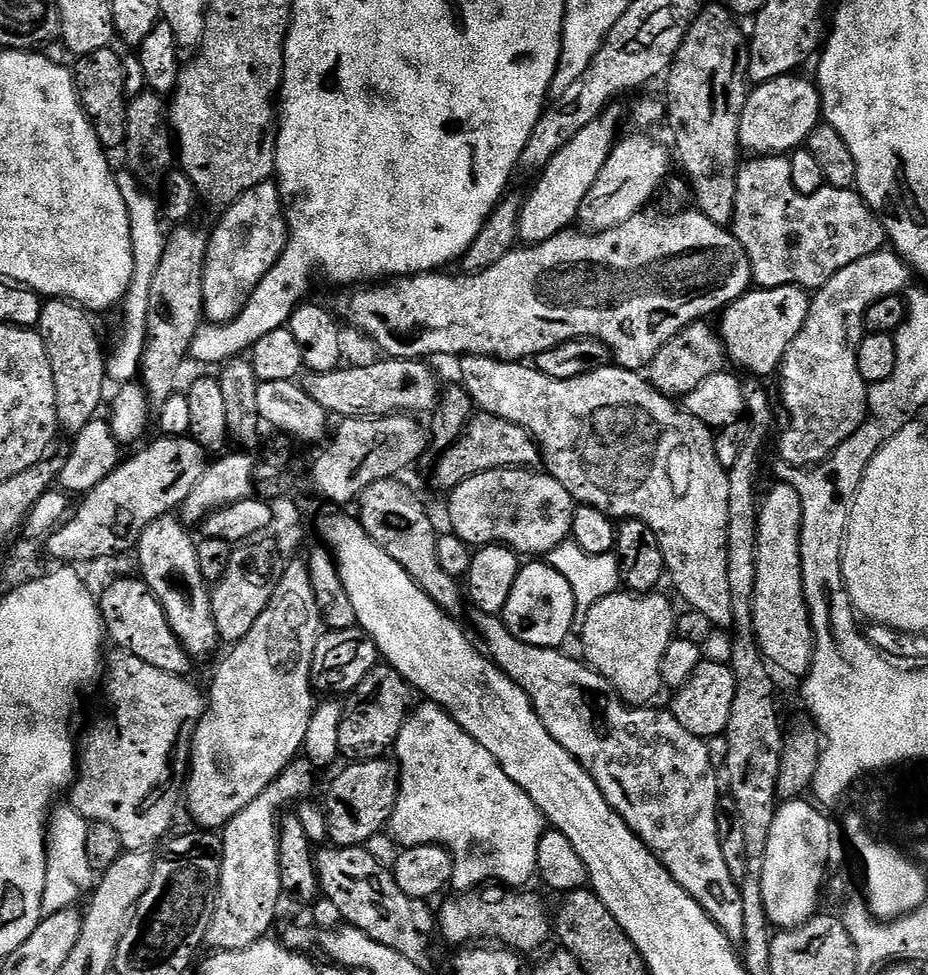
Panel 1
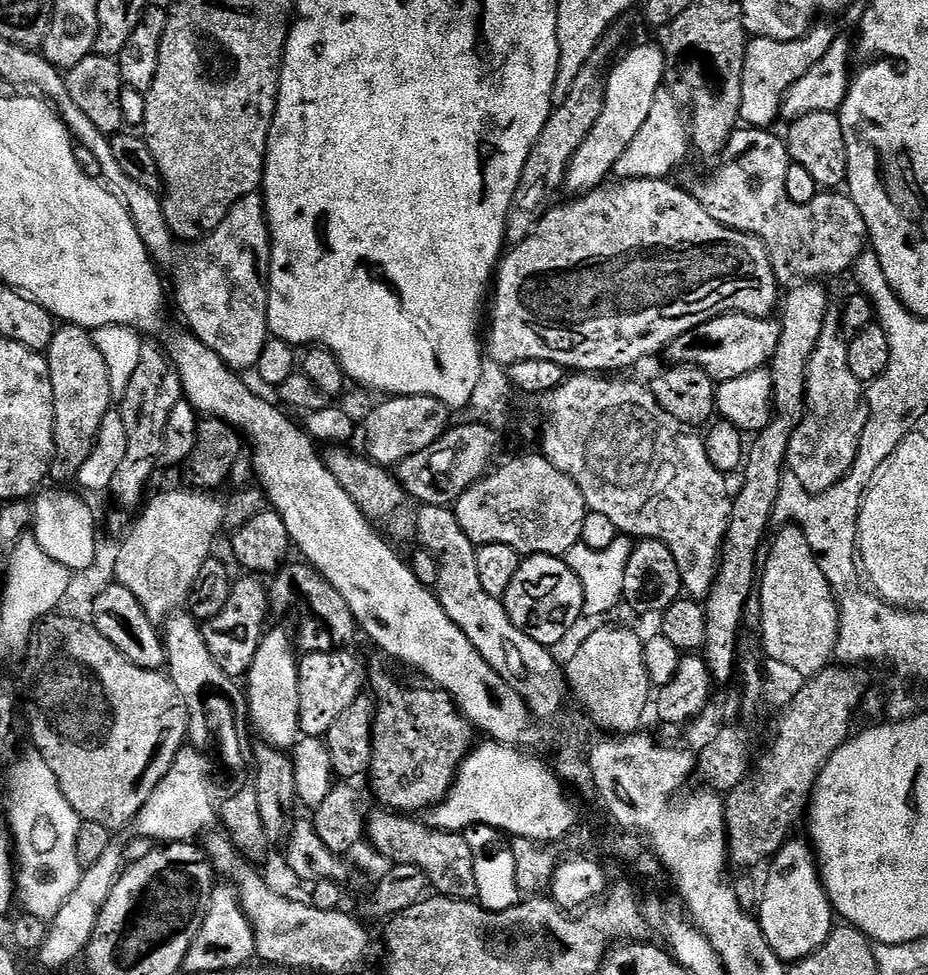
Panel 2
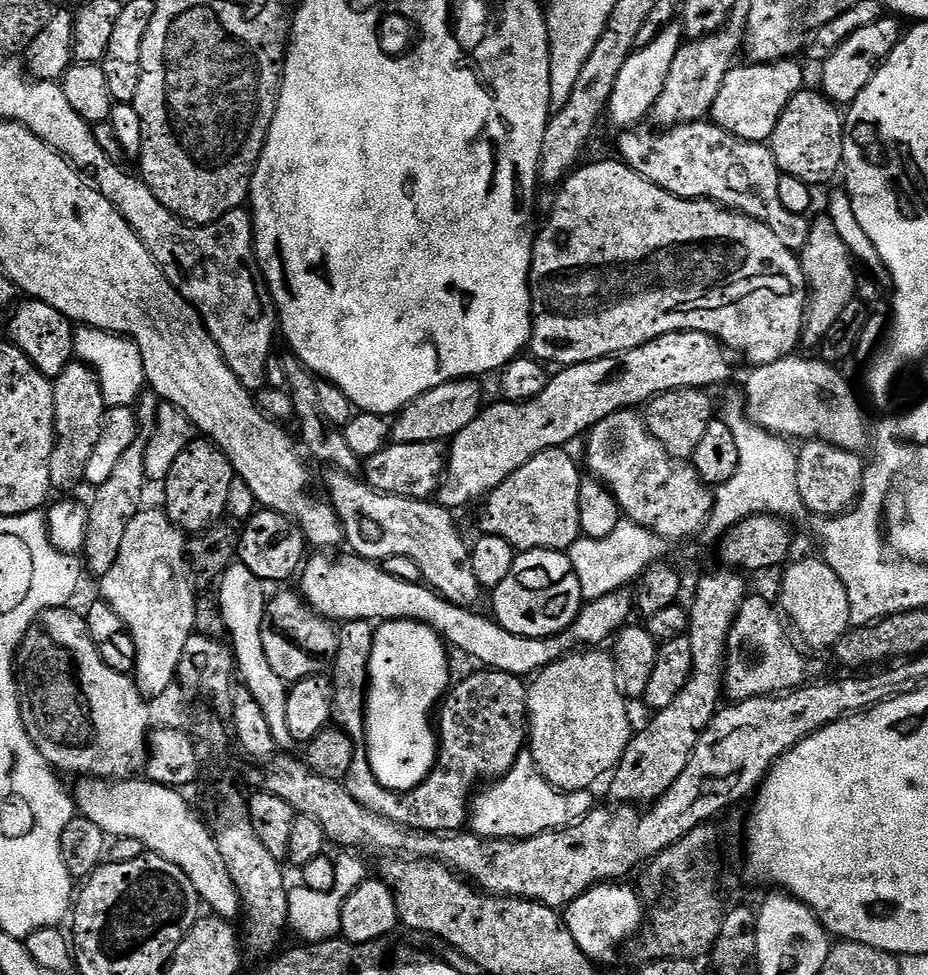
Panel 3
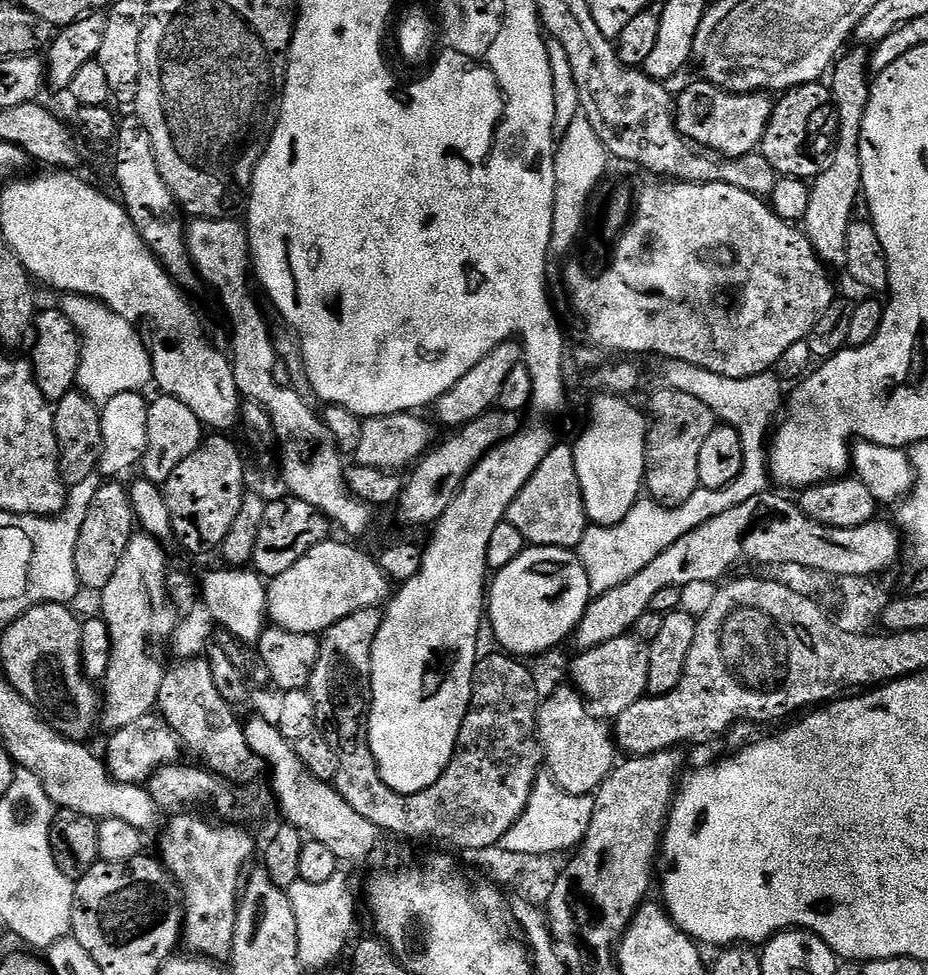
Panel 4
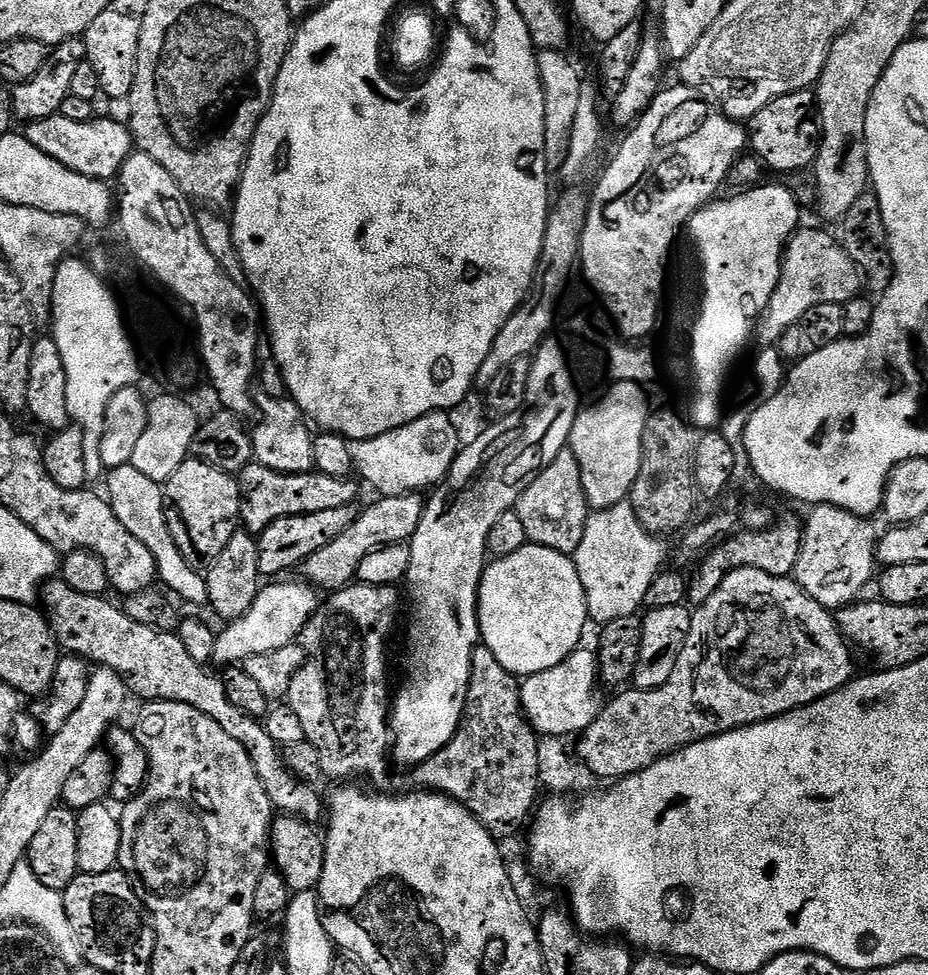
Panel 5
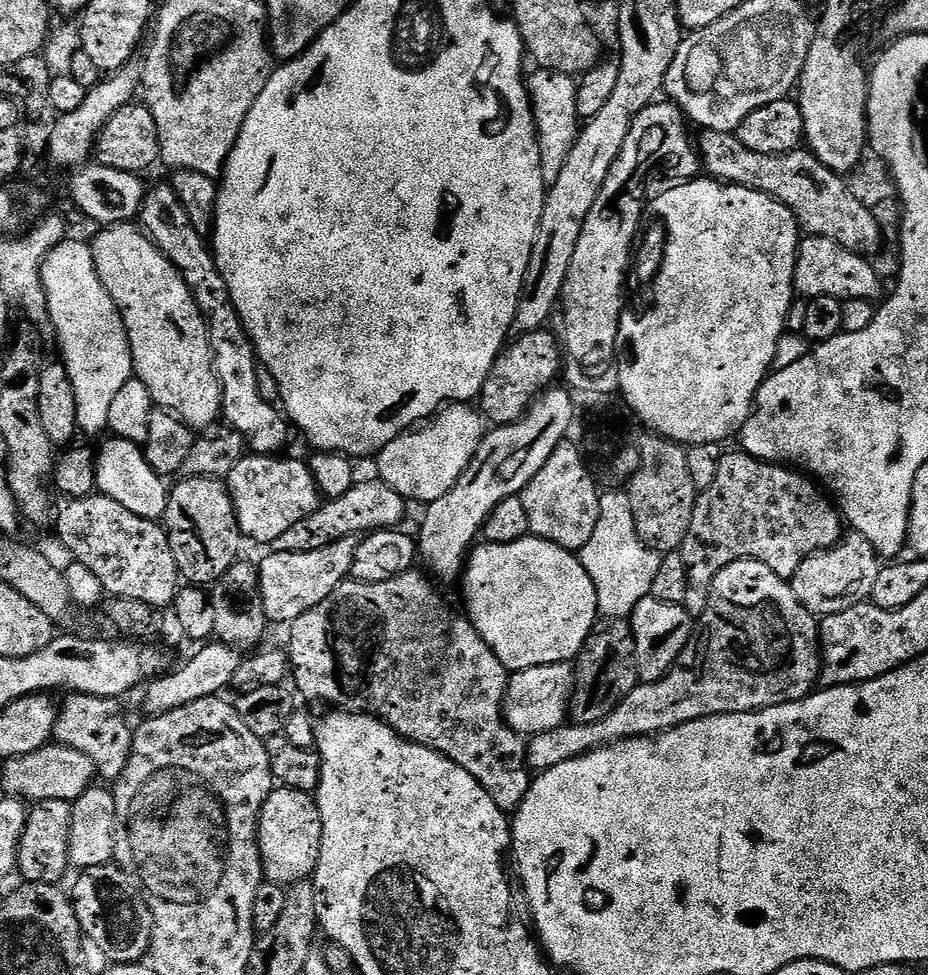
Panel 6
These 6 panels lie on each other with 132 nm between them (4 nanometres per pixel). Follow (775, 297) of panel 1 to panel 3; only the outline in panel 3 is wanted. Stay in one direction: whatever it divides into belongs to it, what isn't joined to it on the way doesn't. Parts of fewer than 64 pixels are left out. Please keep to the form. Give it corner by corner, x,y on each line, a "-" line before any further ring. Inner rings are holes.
671,332
634,350
561,367
557,371
560,373
557,376
555,373
549,379
546,390
542,390
542,394
538,394
538,398
533,400
521,404
489,403
480,409
480,413
474,418
474,422
470,422
470,426
466,426
466,430
452,437
448,450
448,469
444,472
444,478
434,497
435,503
449,510
457,510
456,508
464,508
475,500
483,501
498,486
502,486
502,482
506,482
506,478
510,478
514,470
526,466
530,458
551,448
568,446
575,436
583,437
595,424
610,418
610,414
639,409
655,396
670,390
712,390
715,384
726,383
732,372
727,355
729,356
729,353
724,345
715,336
705,332

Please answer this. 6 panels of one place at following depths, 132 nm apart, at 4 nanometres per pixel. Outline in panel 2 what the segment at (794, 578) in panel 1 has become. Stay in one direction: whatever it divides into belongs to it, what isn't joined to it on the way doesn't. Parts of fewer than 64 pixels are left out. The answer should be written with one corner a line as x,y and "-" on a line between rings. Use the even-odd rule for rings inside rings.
784,526
777,532
780,533
772,549
769,552
767,549
758,576
760,632
764,635
762,652
767,659
789,665
806,678
817,676
833,663
836,654
840,605
836,603
830,582
826,582
826,574
822,574
822,566
818,566
814,550
810,550
810,542
806,542
806,534
801,528

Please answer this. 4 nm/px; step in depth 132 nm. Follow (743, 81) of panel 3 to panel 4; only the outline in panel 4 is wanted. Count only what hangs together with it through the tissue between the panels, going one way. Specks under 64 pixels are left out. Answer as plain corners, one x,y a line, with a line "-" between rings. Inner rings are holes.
700,82
697,88
688,88
678,96
674,117
676,127
684,140
709,153
735,158
751,156
759,149
766,126
772,117
773,107
774,100
771,95
762,92
726,92
714,84

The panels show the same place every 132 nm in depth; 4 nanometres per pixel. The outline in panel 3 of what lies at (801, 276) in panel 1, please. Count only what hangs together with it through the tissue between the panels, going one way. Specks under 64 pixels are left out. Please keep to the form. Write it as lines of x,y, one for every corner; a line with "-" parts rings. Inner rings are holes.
707,119
656,130
660,132
651,132
644,127
636,126
619,133
619,159
629,164
639,176
683,200
713,200
715,204
742,212
770,226
770,230
778,234
782,246
793,250
806,246
809,217
794,214
782,206
782,198
778,198
782,173
767,143
743,140

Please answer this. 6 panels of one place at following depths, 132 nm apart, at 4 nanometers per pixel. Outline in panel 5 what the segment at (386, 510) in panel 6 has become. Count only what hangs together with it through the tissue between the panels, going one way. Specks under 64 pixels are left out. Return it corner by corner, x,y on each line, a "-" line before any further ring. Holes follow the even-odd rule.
356,504
338,506
336,510
318,510
318,514
298,514
290,518
278,518
278,522
270,522
264,532
259,533
260,574
264,578
280,578
287,568
299,569
310,554
322,550
322,546
330,546
334,538
338,538
356,520
358,508

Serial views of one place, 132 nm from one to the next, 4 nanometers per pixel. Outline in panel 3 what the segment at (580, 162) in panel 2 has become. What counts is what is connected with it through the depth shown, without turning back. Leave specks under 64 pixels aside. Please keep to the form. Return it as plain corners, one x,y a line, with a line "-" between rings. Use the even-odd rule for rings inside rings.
672,23
654,38
654,42
645,48
637,48
630,58
626,58
626,66
618,73
618,82
614,82
612,97
608,103
607,119
617,124
617,129
628,130
639,125
644,115
655,109
658,98
662,94
662,86
666,86
666,74
670,74
670,66
674,62
674,54
678,54
680,45
685,43
684,29
679,23

